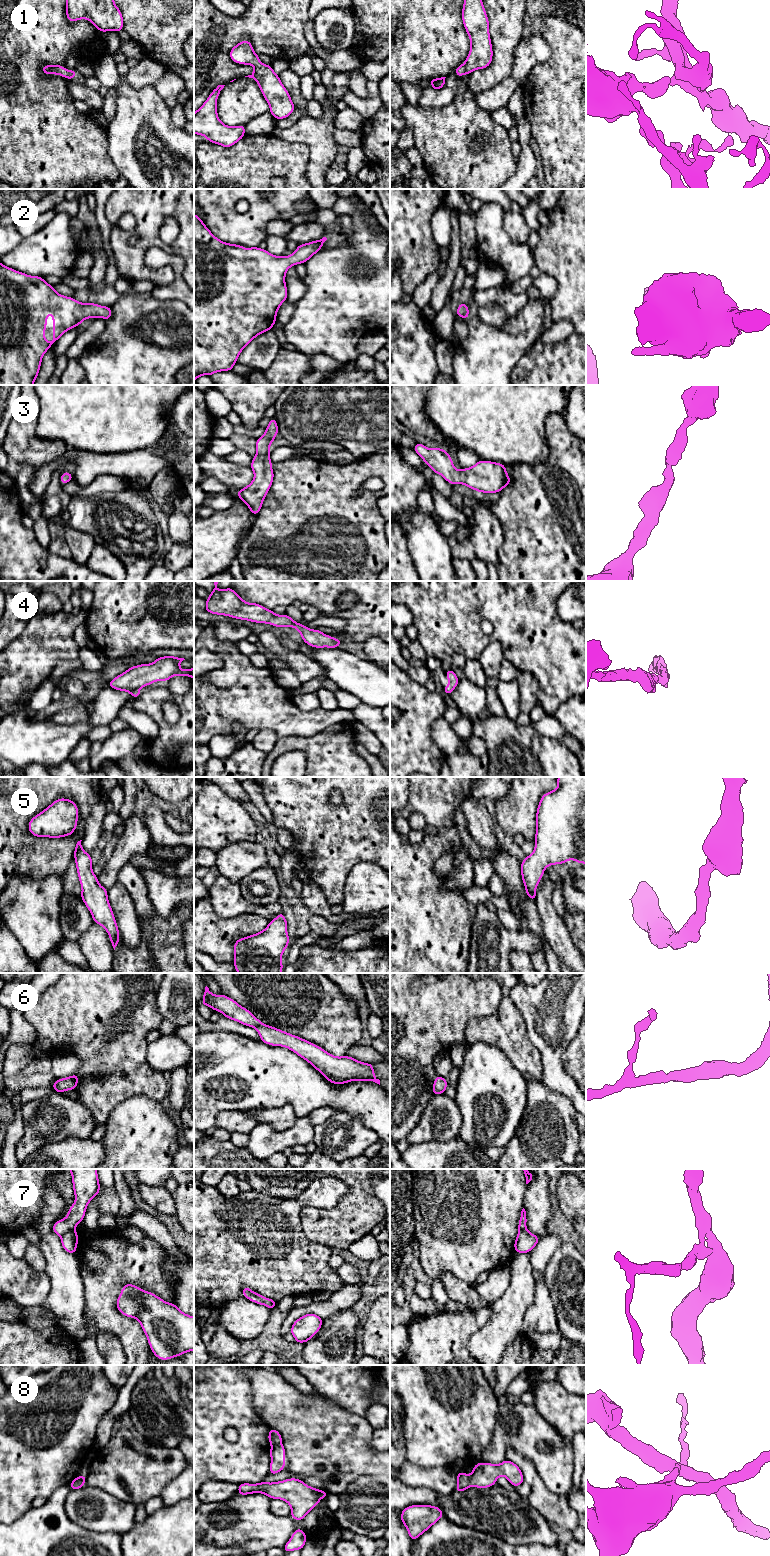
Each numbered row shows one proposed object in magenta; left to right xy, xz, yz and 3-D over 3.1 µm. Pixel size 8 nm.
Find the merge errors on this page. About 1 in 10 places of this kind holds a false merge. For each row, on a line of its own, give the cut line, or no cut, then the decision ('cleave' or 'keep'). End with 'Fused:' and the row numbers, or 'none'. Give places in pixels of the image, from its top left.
1: no cut; keep
2: no cut; keep
3: no cut; keep
4: no cut; keep
5: no cut; keep
6: no cut; keep
7: no cut; keep
8: cut in xz along (280, 1443), (272, 1446); cleave
Fused: 8

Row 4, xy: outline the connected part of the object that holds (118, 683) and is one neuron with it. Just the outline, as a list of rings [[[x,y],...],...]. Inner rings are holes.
[[[175,656],[159,657],[151,664],[129,667],[107,684],[115,690],[127,691],[132,698],[137,698],[141,695],[140,688],[160,680],[167,682],[175,675],[190,676],[194,680],[194,668],[182,670],[179,667],[183,660],[185,659]]]

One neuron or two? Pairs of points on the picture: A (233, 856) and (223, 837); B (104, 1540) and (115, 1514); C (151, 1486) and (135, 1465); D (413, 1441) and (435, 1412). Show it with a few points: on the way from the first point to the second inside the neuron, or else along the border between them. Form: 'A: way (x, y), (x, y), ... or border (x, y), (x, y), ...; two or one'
A: border (250, 841), (236, 841), (216, 852); two
B: border (84, 1528), (90, 1531), (113, 1531), (121, 1535); two
C: way (146, 1481), (135, 1470); one
D: way (420, 1434), (435, 1419); one

